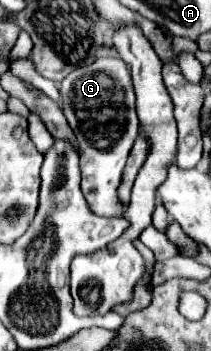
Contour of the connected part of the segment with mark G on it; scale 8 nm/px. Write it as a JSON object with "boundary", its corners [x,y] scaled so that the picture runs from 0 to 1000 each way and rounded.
{"boundary":[[[469,162],[431,185],[346,197],[289,231],[280,265],[280,305],[384,425],[384,538],[422,595],[469,618],[573,618],[583,584],[555,567],[555,533],[602,442],[659,385],[621,202],[573,162]]]}

